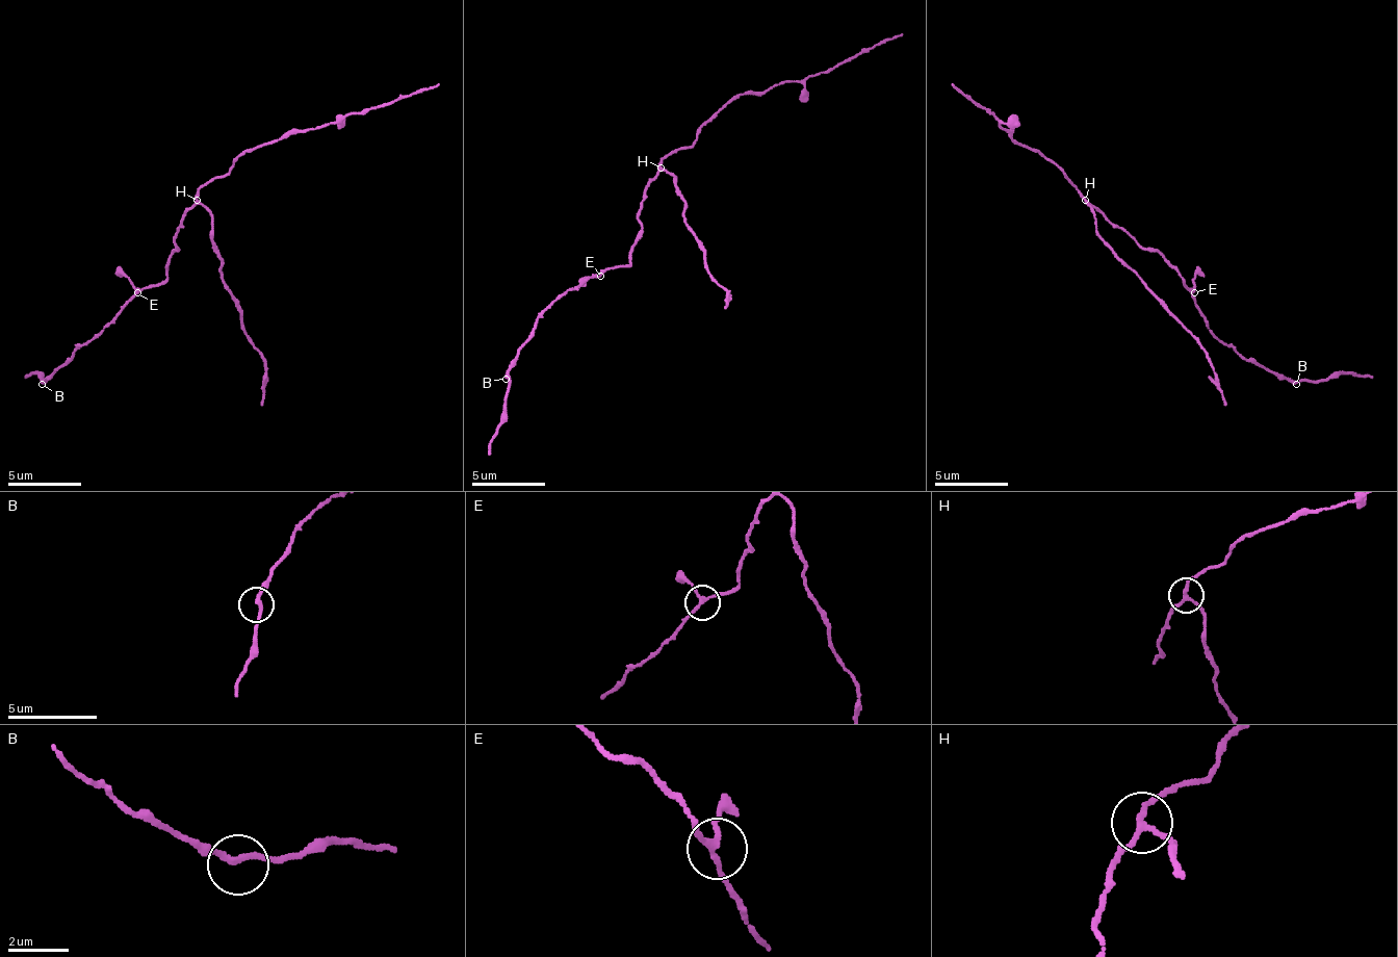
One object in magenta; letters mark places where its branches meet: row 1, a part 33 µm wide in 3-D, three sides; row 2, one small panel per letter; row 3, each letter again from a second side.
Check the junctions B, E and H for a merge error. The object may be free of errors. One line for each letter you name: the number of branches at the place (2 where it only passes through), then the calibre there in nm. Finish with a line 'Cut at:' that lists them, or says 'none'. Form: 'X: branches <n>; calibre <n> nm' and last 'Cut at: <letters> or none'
H: branches 3; calibre 160 nm
Cut at: H

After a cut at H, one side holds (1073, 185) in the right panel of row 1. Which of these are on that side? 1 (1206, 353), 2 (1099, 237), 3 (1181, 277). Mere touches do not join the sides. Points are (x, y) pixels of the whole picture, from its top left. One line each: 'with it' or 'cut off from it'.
1: cut off from it
2: cut off from it
3: with it

